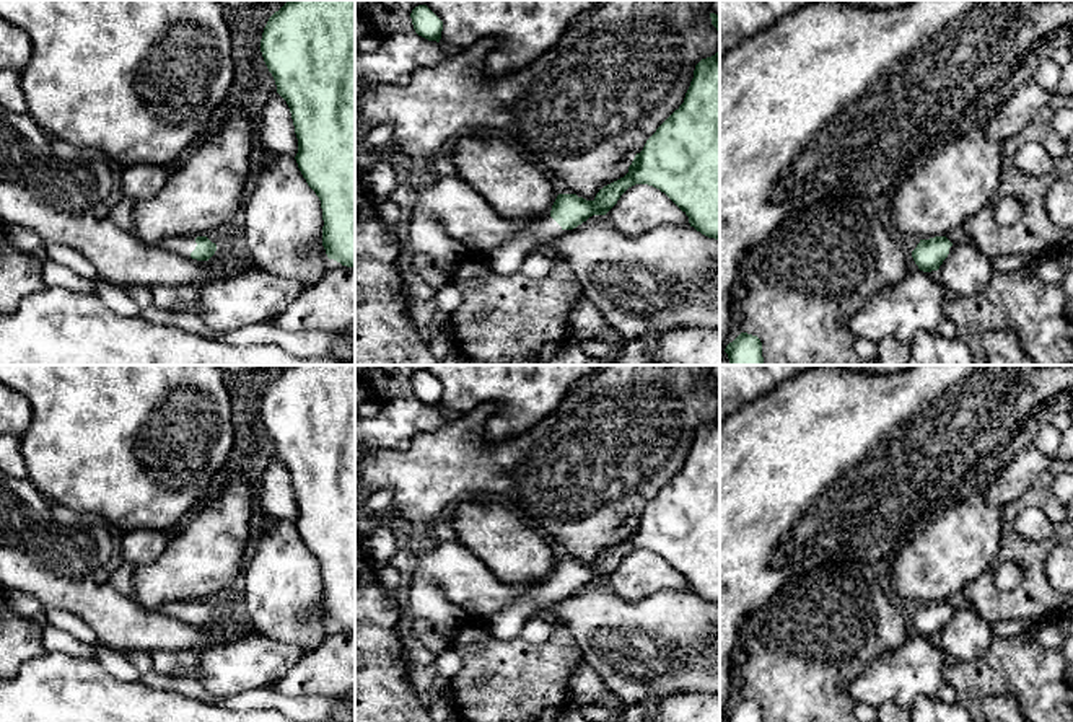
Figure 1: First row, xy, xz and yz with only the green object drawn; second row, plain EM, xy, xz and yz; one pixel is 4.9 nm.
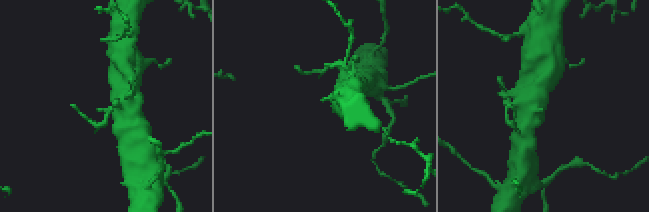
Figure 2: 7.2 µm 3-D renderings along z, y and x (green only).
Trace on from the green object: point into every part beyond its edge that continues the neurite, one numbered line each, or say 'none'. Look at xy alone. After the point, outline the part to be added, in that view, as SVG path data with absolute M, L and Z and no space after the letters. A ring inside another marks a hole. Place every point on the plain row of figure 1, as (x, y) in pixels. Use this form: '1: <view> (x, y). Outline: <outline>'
1: xy (184, 610). Outline: M179 601L163 606L160 611L166 616L191 623L191 618L195 614L197 608L194 601Z

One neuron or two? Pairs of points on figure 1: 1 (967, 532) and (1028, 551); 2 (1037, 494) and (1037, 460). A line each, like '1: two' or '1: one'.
1: two
2: two

